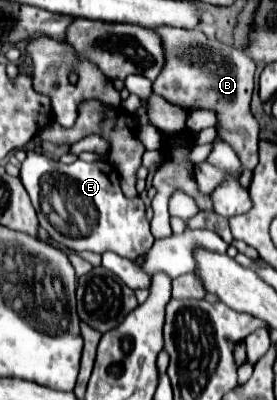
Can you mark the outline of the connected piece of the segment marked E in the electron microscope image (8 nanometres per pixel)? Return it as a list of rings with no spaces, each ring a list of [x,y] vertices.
[[[27,151],[27,159],[21,163],[21,181],[31,197],[31,203],[37,211],[39,225],[59,243],[73,251],[93,251],[93,253],[105,253],[113,251],[121,257],[127,257],[135,261],[139,255],[147,253],[153,245],[153,235],[149,231],[149,221],[145,219],[145,205],[137,199],[127,199],[119,185],[119,173],[115,173],[115,167],[109,161],[81,161],[77,159],[71,165],[65,165],[61,161],[53,161],[37,151]]]

